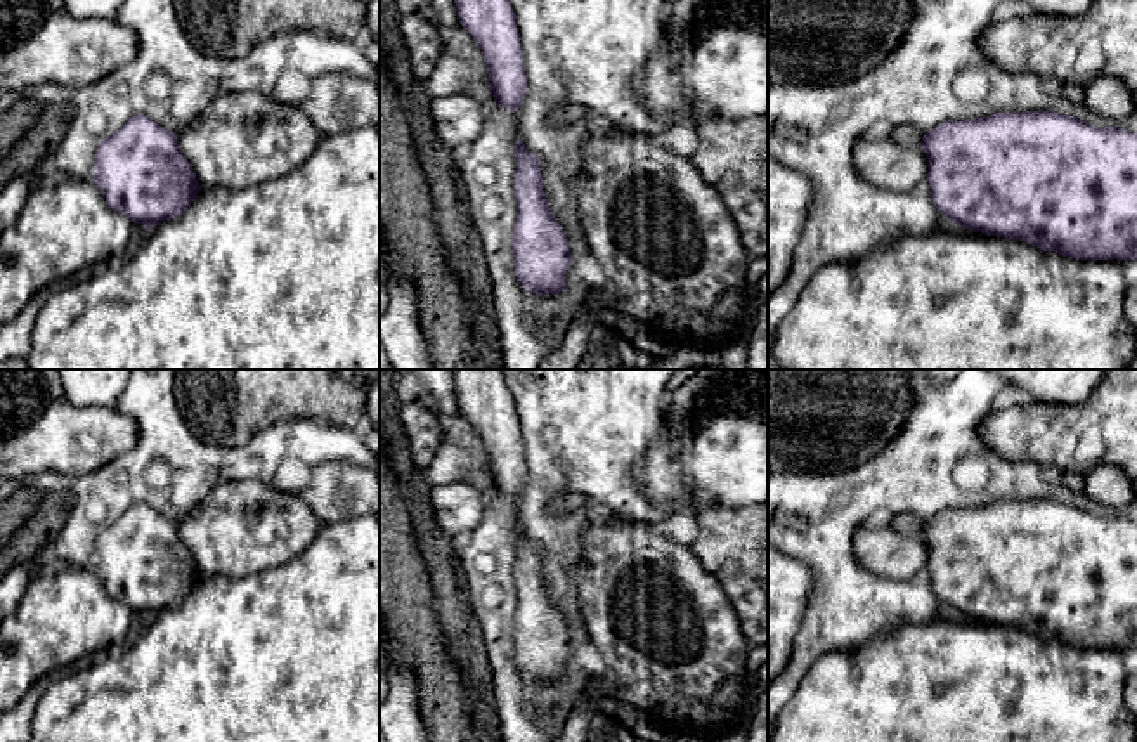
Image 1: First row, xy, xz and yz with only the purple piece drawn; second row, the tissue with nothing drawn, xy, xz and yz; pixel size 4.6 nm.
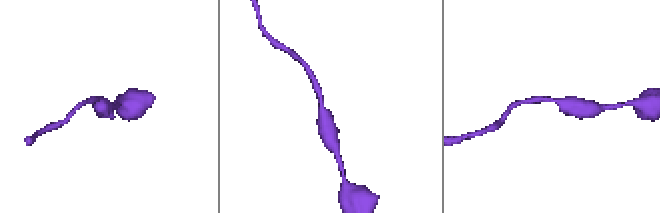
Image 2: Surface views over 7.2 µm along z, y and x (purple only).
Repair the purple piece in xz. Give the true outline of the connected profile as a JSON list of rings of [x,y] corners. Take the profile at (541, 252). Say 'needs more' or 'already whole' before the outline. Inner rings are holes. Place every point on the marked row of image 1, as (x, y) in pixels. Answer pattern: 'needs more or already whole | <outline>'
already whole | [[[515,140],[515,201],[517,201],[517,222],[513,227],[513,257],[515,276],[525,291],[534,295],[556,295],[567,286],[565,272],[572,264],[568,238],[560,222],[551,213],[546,199],[541,159],[529,153],[525,144]]]

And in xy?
already whole | [[[144,114],[101,142],[92,180],[109,208],[147,229],[179,218],[201,191],[177,133]]]

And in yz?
already whole | [[[1054,111],[995,113],[945,121],[924,133],[931,199],[953,225],[1019,239],[1075,260],[1137,260],[1137,133],[1114,125],[1095,128]]]

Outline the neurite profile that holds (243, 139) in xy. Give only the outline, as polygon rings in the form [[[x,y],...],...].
[[[260,90],[218,95],[177,133],[177,144],[201,189],[246,189],[286,175],[317,147],[322,133],[298,106],[279,104]]]

